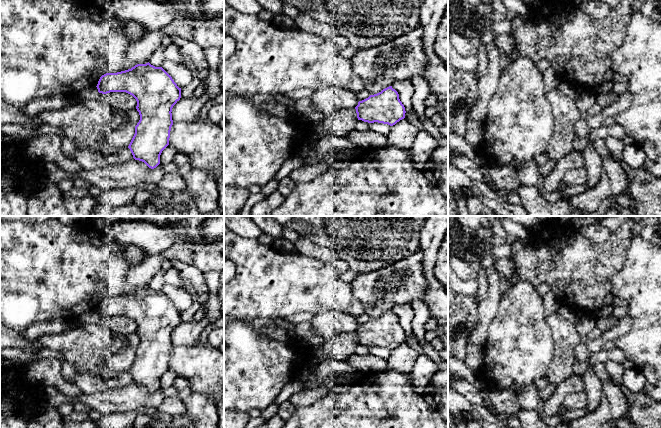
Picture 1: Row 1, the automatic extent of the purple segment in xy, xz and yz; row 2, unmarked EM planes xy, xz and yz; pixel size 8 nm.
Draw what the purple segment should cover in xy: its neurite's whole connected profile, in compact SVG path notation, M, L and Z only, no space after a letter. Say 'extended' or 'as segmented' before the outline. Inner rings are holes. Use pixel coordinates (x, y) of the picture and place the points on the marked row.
as segmented; M149 62L137 64L125 71L106 73L100 77L96 87L102 94L126 92L136 99L136 109L139 112L140 120L135 126L135 134L128 148L135 160L144 162L151 169L156 168L160 164L162 151L169 145L173 125L171 112L173 106L181 98L181 88L162 67L155 67Z

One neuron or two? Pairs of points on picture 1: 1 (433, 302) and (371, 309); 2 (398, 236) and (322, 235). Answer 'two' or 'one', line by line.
1: two
2: one

